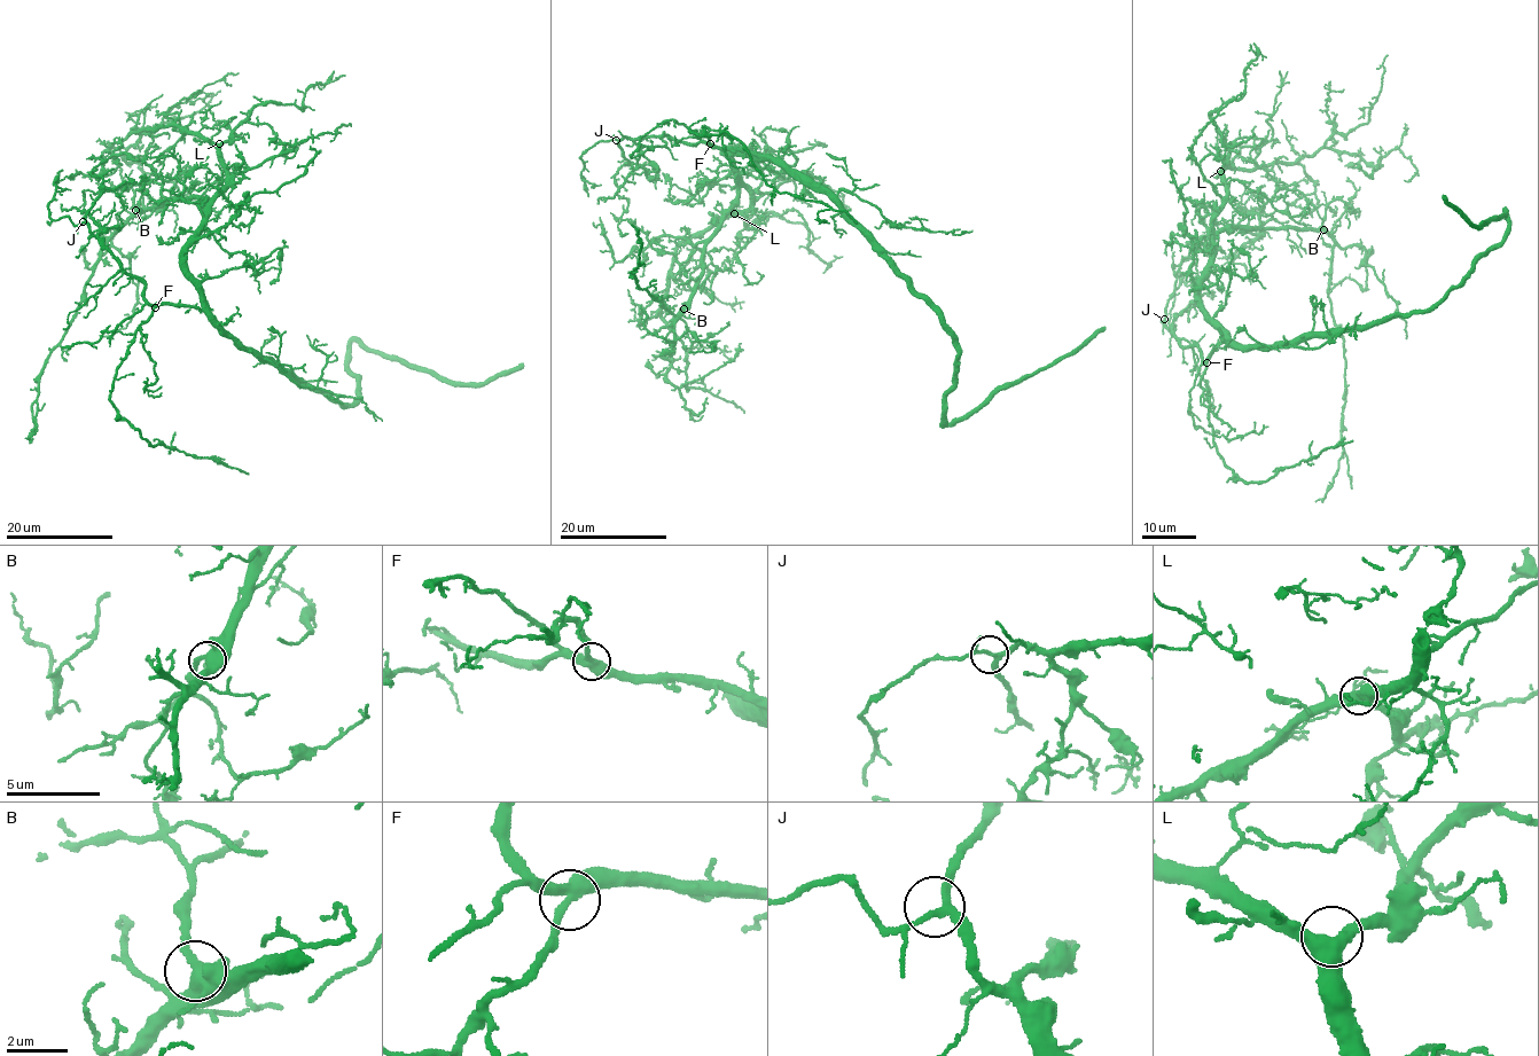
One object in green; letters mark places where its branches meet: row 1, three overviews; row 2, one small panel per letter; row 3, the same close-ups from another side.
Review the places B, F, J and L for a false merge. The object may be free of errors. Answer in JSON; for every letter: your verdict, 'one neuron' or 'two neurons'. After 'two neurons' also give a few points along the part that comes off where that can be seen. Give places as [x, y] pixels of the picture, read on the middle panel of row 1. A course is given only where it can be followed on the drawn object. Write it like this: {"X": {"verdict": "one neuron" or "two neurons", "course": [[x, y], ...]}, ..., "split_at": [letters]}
{"B": {"verdict": "one neuron"}, "F": {"verdict": "one neuron"}, "J": {"verdict": "one neuron"}, "L": {"verdict": "one neuron"}, "split_at": []}

